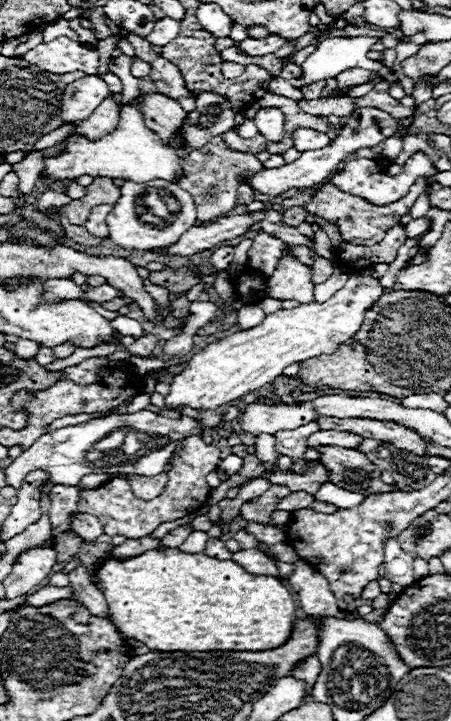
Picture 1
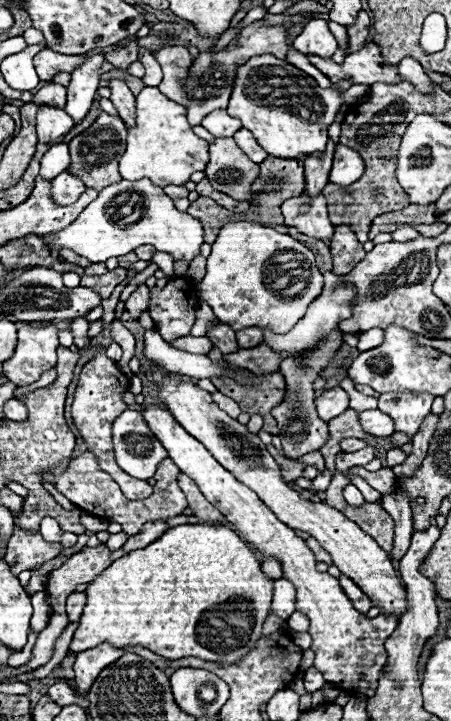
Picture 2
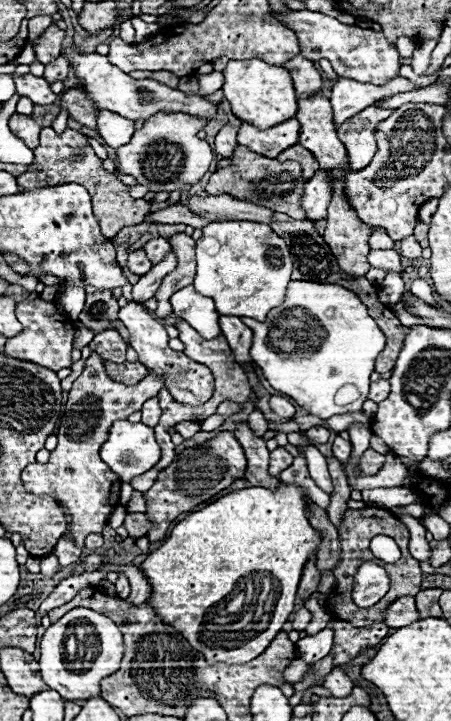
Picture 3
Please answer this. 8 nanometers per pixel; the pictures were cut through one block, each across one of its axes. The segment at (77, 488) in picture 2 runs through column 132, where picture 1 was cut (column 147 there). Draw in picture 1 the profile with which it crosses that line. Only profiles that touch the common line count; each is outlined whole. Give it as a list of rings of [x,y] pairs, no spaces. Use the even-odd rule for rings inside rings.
[[[190,436],[178,444],[176,452],[170,458],[168,488],[164,488],[164,494],[160,494],[154,500],[138,500],[136,496],[132,496],[130,484],[126,480],[114,478],[96,490],[84,490],[80,494],[78,512],[96,516],[100,524],[104,526],[104,534],[110,534],[110,536],[122,534],[126,538],[150,536],[160,524],[184,518],[204,506],[210,494],[206,476],[212,470],[216,470],[218,464],[220,464],[220,450],[216,448],[216,444],[206,444],[200,436]]]

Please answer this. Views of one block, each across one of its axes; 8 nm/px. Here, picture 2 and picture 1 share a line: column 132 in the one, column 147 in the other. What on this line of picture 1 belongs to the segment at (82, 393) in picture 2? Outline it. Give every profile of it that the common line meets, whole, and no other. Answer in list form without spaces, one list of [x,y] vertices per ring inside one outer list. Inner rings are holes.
[[[162,472],[160,476],[152,476],[152,478],[144,478],[144,476],[128,476],[128,482],[132,484],[132,492],[142,498],[142,500],[152,500],[156,496],[160,496],[168,484],[168,476],[166,472]]]

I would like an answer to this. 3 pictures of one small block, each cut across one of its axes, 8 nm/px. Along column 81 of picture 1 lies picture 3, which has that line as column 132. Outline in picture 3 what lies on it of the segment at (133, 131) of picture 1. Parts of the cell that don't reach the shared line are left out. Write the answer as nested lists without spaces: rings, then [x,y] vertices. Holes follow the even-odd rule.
[[[158,112],[156,116],[148,118],[140,130],[134,132],[132,140],[126,146],[122,146],[118,150],[118,172],[134,176],[136,182],[146,186],[150,192],[180,190],[182,194],[186,194],[190,198],[188,188],[192,188],[194,184],[200,182],[200,178],[208,172],[208,168],[210,168],[210,164],[214,160],[214,152],[212,152],[210,144],[196,136],[200,130],[204,130],[204,126],[206,126],[206,122],[202,118],[196,118],[196,116],[188,116],[188,114],[182,114],[182,112],[176,112],[176,114]]]

